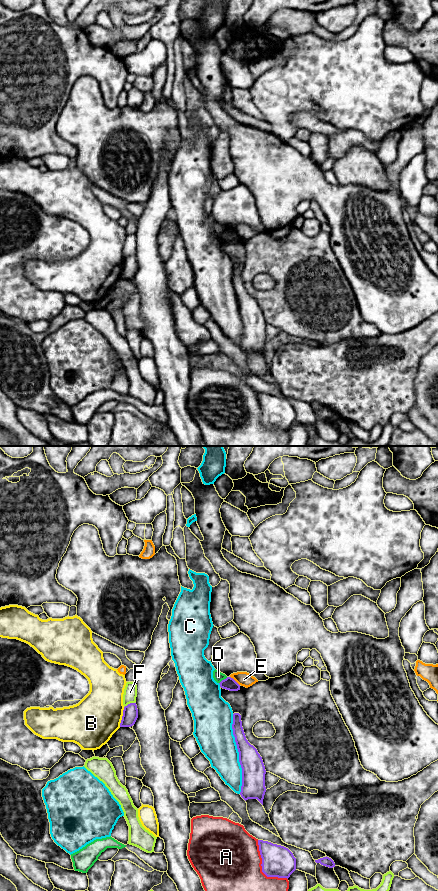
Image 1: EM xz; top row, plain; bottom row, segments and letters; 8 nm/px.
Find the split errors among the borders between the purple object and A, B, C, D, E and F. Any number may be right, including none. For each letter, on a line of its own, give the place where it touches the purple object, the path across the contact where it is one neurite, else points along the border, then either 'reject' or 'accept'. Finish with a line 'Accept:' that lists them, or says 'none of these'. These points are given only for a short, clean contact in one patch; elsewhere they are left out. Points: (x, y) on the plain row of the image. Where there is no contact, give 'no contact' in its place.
A: meets purple in xz at (262, 420); reject
B: meets purple in xz at (122, 269); reject
C: meets purple in xz at (239, 306); reject
D: meets purple in xz at (224, 231); reject
E: meets purple in xz at (235, 233); border along xz (230, 228), (239, 237); reject
F: meets purple in xz at (130, 255); reject
Accept: none of these

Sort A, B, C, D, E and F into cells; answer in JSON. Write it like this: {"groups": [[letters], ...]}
{"groups": [["A"], ["B"], ["C"], ["D"], ["E"], ["F"]]}

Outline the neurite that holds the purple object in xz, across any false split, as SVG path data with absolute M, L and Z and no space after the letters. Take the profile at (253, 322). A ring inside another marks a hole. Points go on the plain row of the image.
M239 265L233 266L232 281L242 320L240 347L245 353L248 351L257 351L263 357L266 344L265 318L257 301L246 291Z

